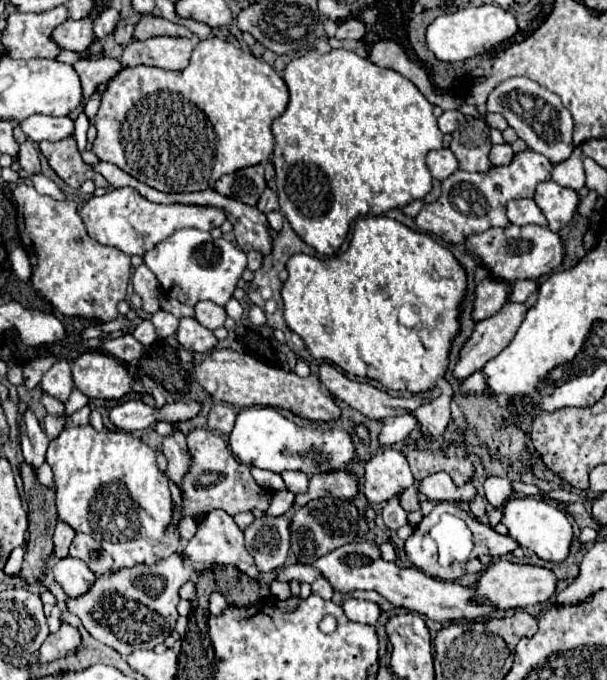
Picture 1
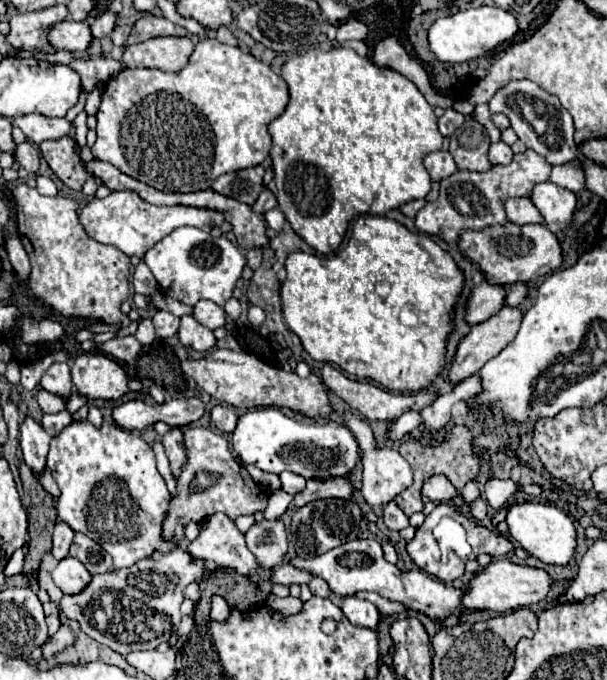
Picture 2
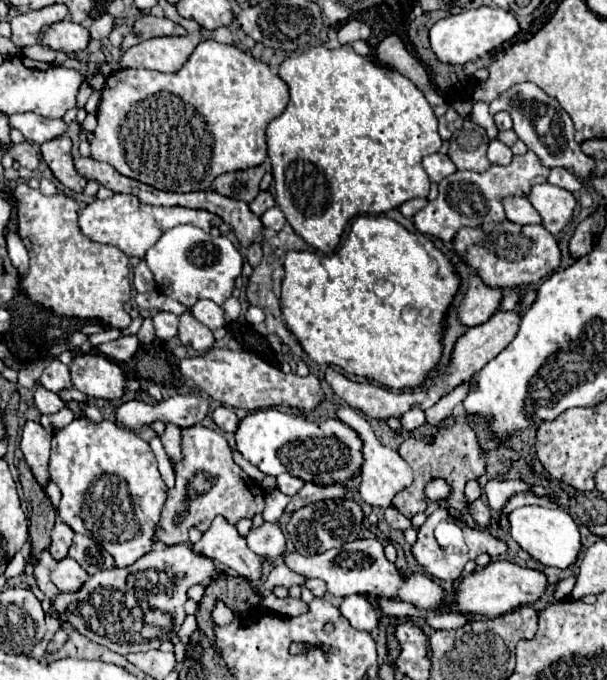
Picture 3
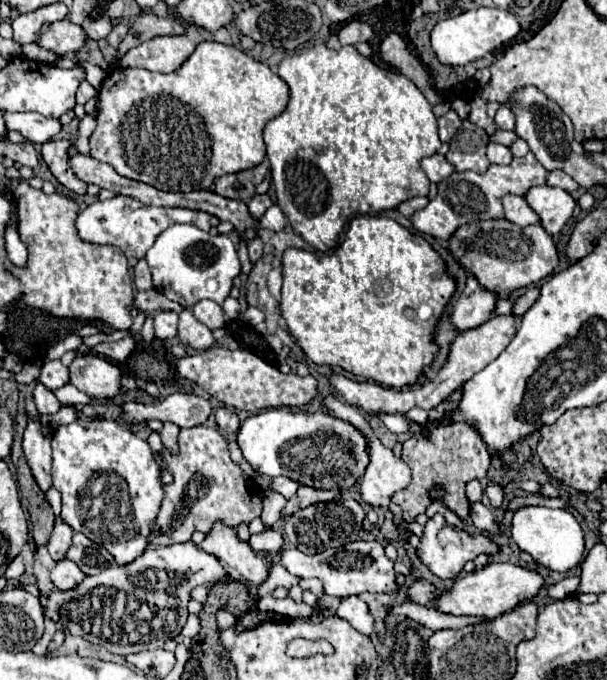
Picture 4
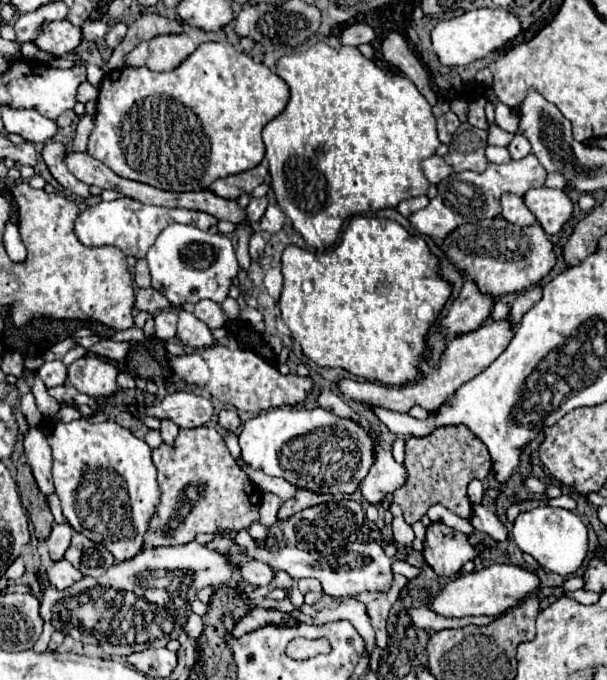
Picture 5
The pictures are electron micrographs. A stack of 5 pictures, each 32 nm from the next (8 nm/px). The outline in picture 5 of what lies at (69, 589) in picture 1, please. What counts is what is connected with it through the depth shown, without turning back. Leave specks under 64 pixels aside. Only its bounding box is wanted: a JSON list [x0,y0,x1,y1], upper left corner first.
[48,560,82,590]

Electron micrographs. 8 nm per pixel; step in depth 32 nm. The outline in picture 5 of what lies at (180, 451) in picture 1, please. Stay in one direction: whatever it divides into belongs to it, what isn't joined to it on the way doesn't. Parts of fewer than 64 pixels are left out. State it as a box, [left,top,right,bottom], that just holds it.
[160,418,180,444]

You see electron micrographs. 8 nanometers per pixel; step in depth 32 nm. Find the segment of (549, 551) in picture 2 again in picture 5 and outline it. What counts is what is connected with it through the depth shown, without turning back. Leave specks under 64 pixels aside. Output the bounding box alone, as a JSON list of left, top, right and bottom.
[512,506,588,576]

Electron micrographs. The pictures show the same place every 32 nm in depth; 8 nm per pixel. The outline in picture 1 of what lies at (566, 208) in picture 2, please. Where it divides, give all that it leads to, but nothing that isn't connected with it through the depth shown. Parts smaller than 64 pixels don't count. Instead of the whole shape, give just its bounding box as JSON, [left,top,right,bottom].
[534,180,580,232]

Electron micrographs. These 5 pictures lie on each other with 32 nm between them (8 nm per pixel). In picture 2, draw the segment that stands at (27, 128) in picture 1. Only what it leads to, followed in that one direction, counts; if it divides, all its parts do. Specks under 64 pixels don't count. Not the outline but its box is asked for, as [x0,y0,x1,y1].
[12,114,70,144]

